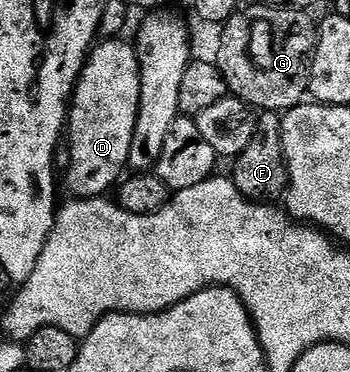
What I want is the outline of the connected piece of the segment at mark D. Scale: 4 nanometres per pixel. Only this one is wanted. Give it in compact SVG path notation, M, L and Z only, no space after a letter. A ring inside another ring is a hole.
M119 37L108 38L103 41L107 43L100 42L88 54L69 100L65 139L70 146L71 159L65 180L72 191L70 194L80 199L106 196L107 190L111 186L112 190L120 182L127 167L129 144L133 142L141 97L141 81L135 48L130 42L122 43L121 40Z

